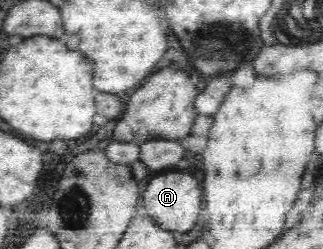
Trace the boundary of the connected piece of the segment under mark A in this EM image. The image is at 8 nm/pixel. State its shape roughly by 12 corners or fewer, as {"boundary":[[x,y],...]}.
{"boundary":[[157,174],[142,198],[158,228],[188,232],[201,211],[194,176]]}

